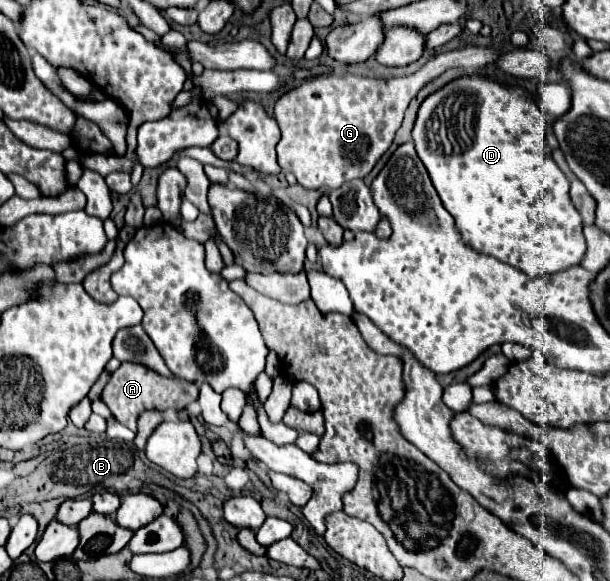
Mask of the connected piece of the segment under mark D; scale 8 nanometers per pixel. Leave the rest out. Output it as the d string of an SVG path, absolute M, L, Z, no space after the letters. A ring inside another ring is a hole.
M466 76L426 98L412 130L416 152L426 166L444 208L452 214L462 240L476 252L494 256L530 276L566 270L580 264L582 254L586 252L582 218L570 202L568 180L552 160L552 148L544 142L546 126L544 110L526 90L504 86L492 78Z

